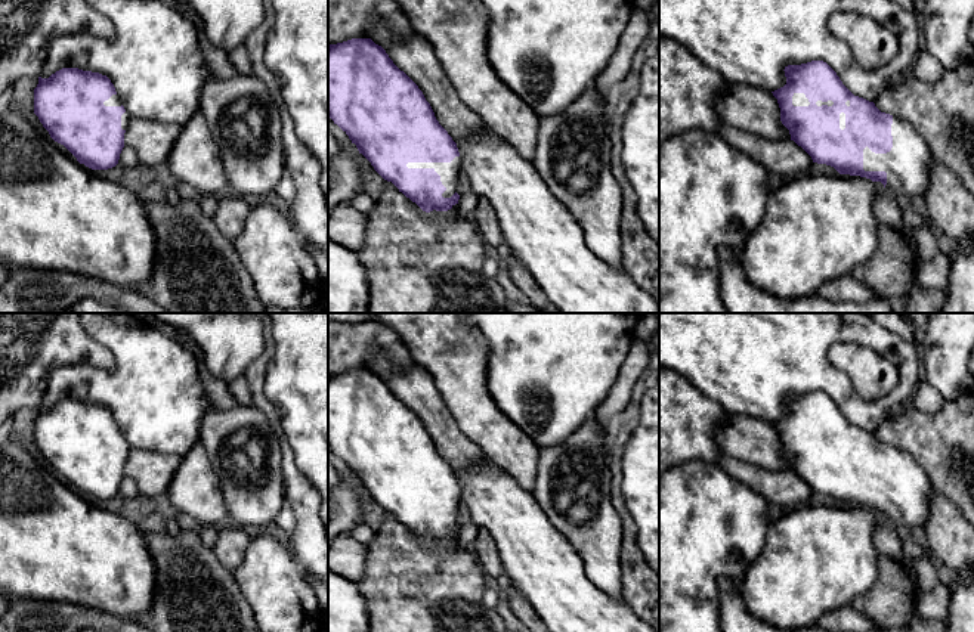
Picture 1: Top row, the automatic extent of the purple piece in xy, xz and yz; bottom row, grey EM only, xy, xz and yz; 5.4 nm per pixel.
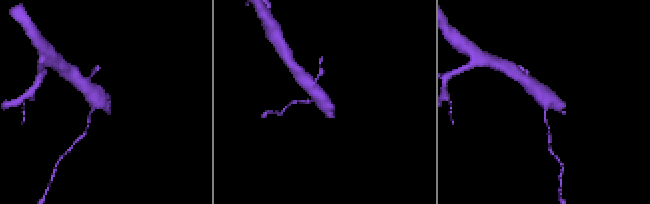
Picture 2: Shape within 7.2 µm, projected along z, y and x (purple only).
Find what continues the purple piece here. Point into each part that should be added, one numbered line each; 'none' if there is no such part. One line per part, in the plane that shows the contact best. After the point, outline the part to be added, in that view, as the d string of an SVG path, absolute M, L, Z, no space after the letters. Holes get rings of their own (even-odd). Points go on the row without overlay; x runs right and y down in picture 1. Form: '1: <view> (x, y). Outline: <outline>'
1: xz (450, 502). Outline: M455 487L451 493L408 493L408 499L433 499L439 506L446 521L443 529L451 529L457 521L457 512L460 508L460 487Z

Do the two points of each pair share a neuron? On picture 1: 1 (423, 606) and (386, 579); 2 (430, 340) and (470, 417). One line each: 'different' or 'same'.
1: same
2: same

